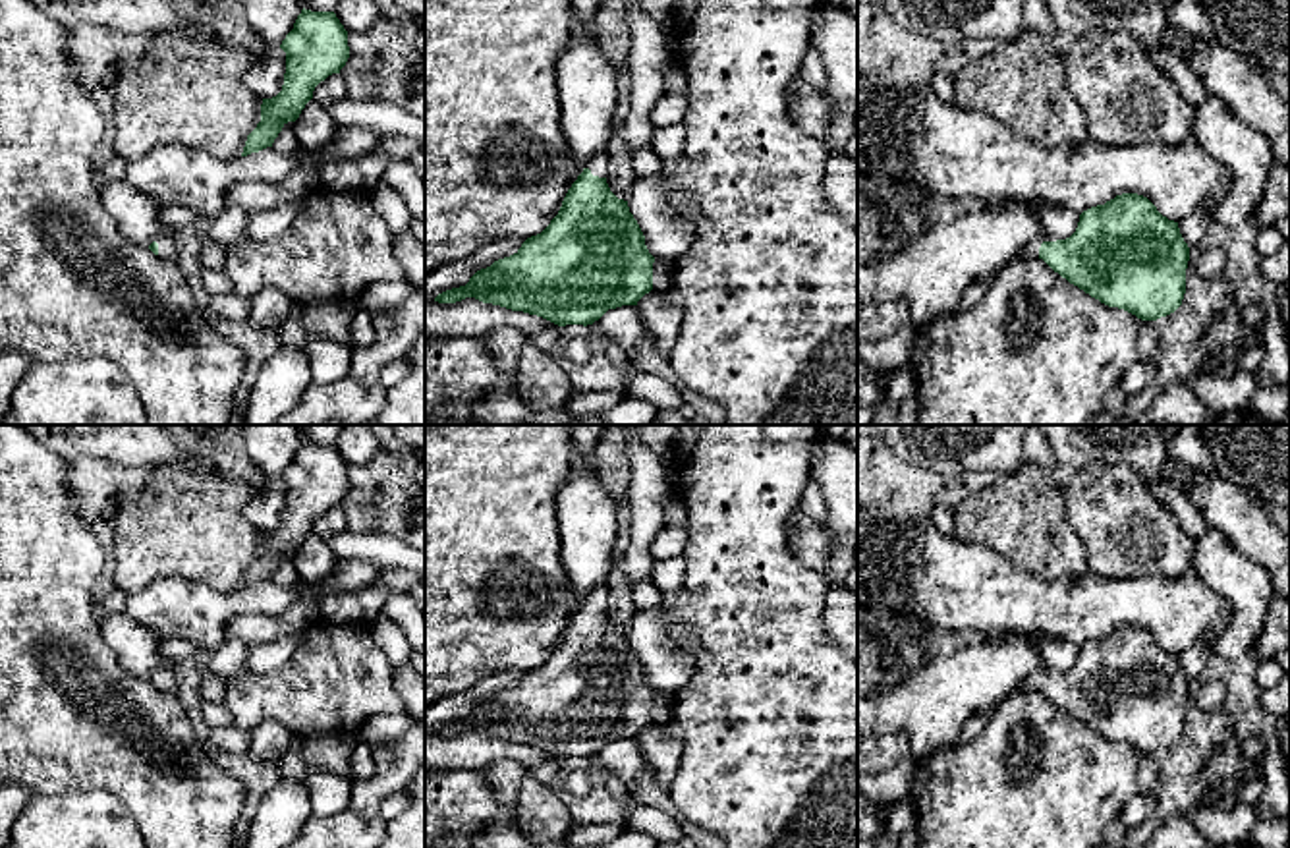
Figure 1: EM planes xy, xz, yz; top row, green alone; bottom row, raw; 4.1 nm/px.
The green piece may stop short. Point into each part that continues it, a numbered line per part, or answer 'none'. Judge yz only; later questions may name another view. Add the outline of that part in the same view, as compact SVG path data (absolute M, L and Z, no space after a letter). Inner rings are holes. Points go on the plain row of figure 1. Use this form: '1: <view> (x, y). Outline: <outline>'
1: yz (1032, 682). Outline: M1039 666L1039 668L1037 668L1035 672L1031 672L1020 686L1016 686L1010 695L1039 690L1039 680L1041 680L1043 674L1056 674L1056 670Z

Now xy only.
1: xy (167, 682). Outline: M162 666L154 672L158 676L158 690L166 695L174 695L176 678L170 666Z

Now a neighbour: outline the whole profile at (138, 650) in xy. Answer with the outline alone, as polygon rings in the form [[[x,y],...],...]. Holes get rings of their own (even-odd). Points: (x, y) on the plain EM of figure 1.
[[[126,612],[100,616],[98,630],[127,674],[149,680],[158,668],[166,666],[160,637]]]

